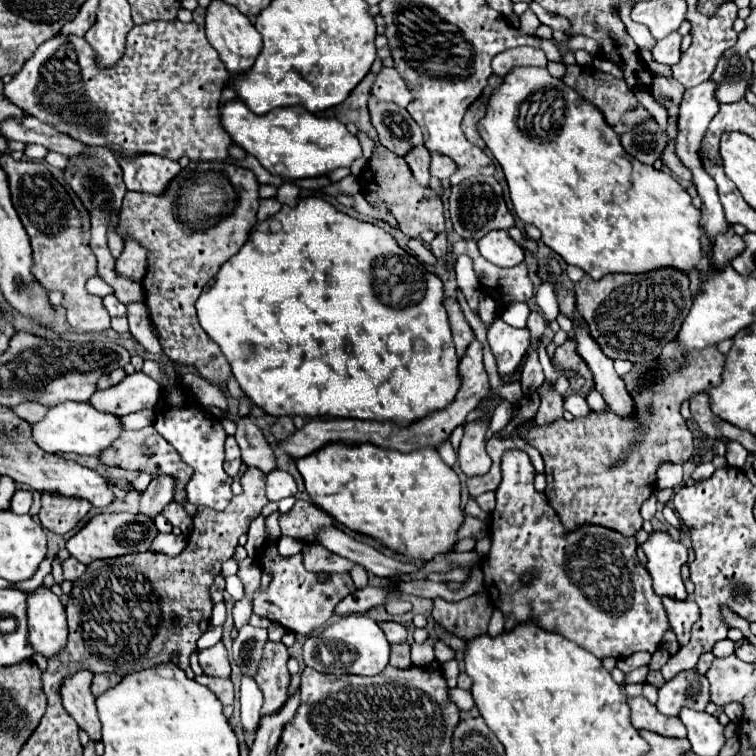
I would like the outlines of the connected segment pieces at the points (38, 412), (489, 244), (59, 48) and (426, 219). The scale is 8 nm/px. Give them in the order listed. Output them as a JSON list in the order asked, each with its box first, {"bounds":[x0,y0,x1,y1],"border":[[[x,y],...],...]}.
[{"bounds":[13,402,49,424],"border":[[[25,402],[25,404],[13,408],[13,412],[15,412],[19,418],[23,418],[25,422],[29,422],[29,424],[37,424],[41,418],[45,418],[47,410],[49,410],[49,408],[47,408],[47,406],[41,406],[39,402]]]},{"bounds":[477,230,523,268],"border":[[[505,230],[487,232],[477,244],[481,254],[495,266],[511,268],[523,260],[523,248]]]},{"bounds":[5,20,231,160],"border":[[[155,20],[155,22],[147,22],[141,26],[133,26],[133,30],[127,34],[127,48],[125,48],[125,56],[113,66],[113,76],[101,76],[99,78],[99,70],[95,66],[93,60],[93,50],[89,48],[87,40],[81,36],[63,36],[57,34],[49,40],[45,40],[35,54],[25,62],[23,70],[19,74],[13,76],[13,80],[9,84],[5,84],[5,96],[19,106],[25,112],[31,112],[33,116],[37,116],[41,122],[51,124],[55,130],[83,142],[83,144],[107,144],[111,150],[123,152],[127,156],[135,156],[137,152],[153,152],[153,154],[161,154],[161,156],[169,156],[171,160],[179,160],[181,156],[189,156],[191,160],[227,160],[229,158],[229,146],[231,146],[231,136],[225,132],[225,128],[221,126],[221,116],[219,116],[219,100],[221,100],[221,86],[225,84],[225,80],[229,78],[229,72],[225,68],[225,64],[221,62],[217,50],[209,44],[205,30],[201,26],[197,26],[195,22],[179,22],[179,20],[171,20],[171,22],[163,22],[163,20]]]},{"bounds":[361,140,445,238],"border":[[[377,140],[377,148],[369,160],[369,170],[373,172],[373,180],[365,180],[361,178],[363,190],[375,190],[391,208],[393,216],[399,222],[399,228],[405,236],[409,238],[419,238],[421,232],[425,230],[435,230],[435,232],[443,232],[445,228],[445,212],[443,212],[443,202],[439,200],[439,196],[431,190],[431,188],[421,188],[421,184],[417,184],[417,180],[413,180],[411,168],[407,166],[407,162],[389,152],[387,148],[383,148]]]}]

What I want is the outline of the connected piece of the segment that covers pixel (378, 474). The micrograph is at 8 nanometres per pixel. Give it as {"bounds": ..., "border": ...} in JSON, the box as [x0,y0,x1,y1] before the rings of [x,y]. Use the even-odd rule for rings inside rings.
{"bounds":[297,442,463,562],"border":[[[329,442],[323,448],[303,458],[297,458],[297,470],[301,472],[307,494],[311,496],[315,506],[331,514],[341,526],[357,534],[371,536],[391,550],[427,562],[439,552],[451,552],[453,546],[457,544],[457,528],[463,522],[463,510],[459,508],[461,500],[459,478],[453,472],[453,468],[447,466],[441,460],[439,452],[431,446],[421,446],[413,452],[397,452],[377,448],[371,442],[365,444]]]}

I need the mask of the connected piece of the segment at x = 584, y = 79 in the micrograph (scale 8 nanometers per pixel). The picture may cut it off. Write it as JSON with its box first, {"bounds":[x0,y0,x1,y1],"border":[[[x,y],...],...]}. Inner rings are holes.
{"bounds":[563,64,653,134],"border":[[[573,64],[573,66],[567,66],[565,76],[563,76],[563,82],[565,82],[569,88],[577,90],[585,100],[591,100],[593,104],[597,104],[597,108],[601,108],[607,124],[609,124],[617,134],[625,134],[625,132],[635,130],[637,126],[645,124],[645,122],[653,120],[653,116],[649,114],[649,110],[635,98],[633,90],[629,90],[629,86],[627,86],[623,80],[619,80],[619,78],[615,78],[615,76],[611,76],[611,74],[603,74],[603,72],[599,72],[599,70],[583,68],[583,66]]]}

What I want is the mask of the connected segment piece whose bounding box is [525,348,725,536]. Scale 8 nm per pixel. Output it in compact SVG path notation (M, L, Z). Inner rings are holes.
M705 348L705 352L697 352L697 356L687 356L683 370L677 374L669 374L665 366L659 362L633 368L623 376L623 380L629 388L629 394L637 400L637 420L621 420L619 416L613 416L611 410L607 410L607 412L591 412L587 418L575 418L571 422L561 418L547 426L535 424L533 428L529 428L529 432L525 432L525 440L531 446L535 446L545 460L545 476L547 476L545 494L567 530L573 530L577 528L577 524L583 522L593 522L605 528L613 528L623 536L635 536L635 532L641 530L643 518L639 514L639 508L641 502L655 490L657 466L661 462L683 464L693 456L693 434L687 430L685 420L679 414L679 406L683 400L689 400L693 394L721 384L723 364L725 364L725 356L717 348ZM649 368L661 372L655 384L649 386L639 384L639 376Z

